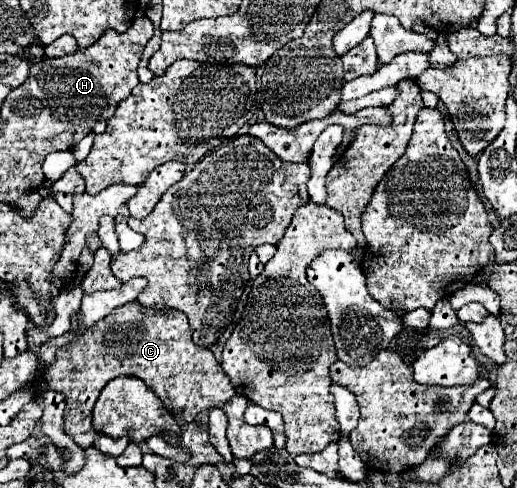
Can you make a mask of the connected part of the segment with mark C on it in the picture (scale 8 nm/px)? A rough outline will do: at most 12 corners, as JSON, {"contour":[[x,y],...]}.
{"contour":[[117,307],[39,371],[89,447],[107,381],[193,421],[235,389],[177,309]]}

